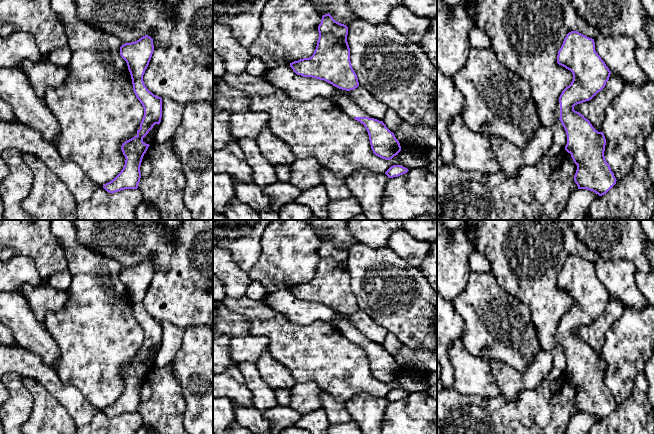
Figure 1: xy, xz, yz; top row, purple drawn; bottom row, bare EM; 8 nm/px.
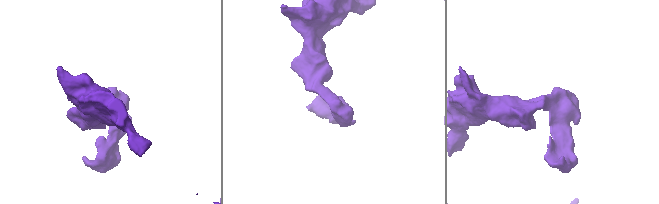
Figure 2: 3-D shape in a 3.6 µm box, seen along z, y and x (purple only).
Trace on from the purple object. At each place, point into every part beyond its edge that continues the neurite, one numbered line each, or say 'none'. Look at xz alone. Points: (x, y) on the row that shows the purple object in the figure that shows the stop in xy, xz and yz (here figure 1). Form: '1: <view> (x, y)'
1: xz (341, 99)

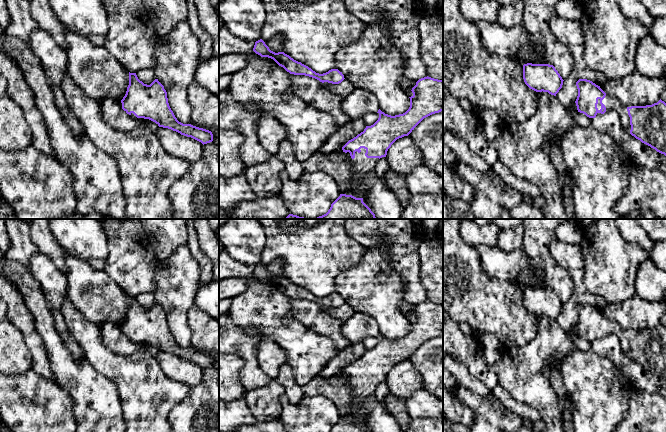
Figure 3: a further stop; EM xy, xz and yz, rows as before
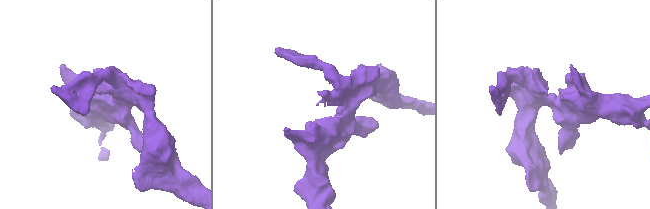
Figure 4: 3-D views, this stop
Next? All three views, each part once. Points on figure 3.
1: xz (361, 165)

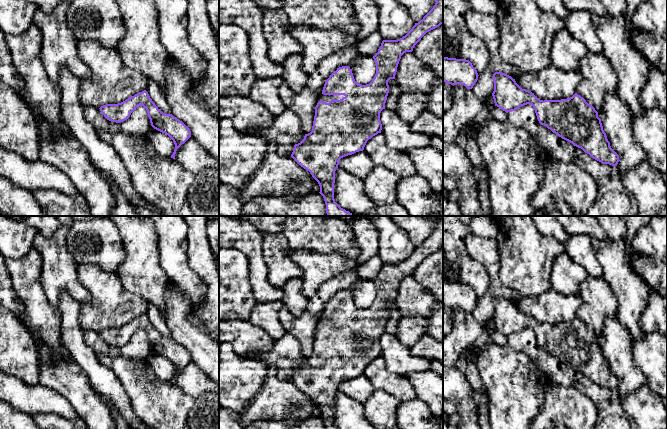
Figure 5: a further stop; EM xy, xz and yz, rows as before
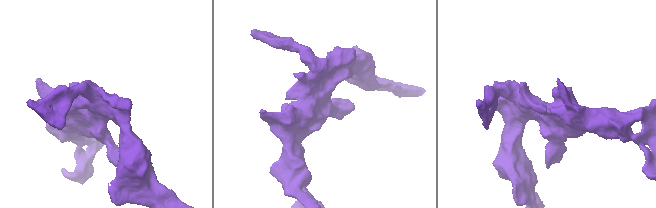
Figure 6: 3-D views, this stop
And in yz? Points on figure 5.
none

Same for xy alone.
none

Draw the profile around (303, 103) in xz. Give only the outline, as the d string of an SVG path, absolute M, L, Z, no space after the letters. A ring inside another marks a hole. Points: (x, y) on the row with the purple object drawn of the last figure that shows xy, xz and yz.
M284 82L278 88L278 94L285 108L298 116L303 132L310 133L315 116L315 107L322 92L316 93L307 86L300 92L294 92Z

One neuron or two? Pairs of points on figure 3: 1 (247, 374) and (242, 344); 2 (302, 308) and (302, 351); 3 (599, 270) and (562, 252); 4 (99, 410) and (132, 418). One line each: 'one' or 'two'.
1: one
2: two
3: two
4: two

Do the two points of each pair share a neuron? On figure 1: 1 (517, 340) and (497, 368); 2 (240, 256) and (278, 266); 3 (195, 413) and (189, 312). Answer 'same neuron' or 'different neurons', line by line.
1: different neurons
2: different neurons
3: different neurons

